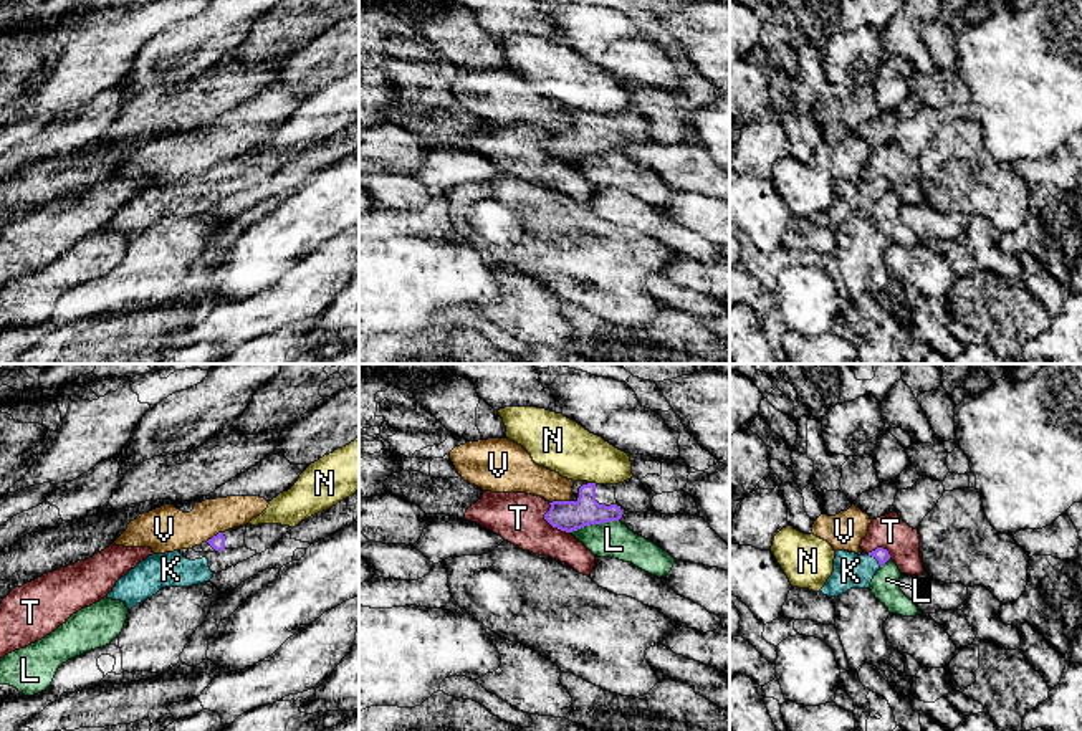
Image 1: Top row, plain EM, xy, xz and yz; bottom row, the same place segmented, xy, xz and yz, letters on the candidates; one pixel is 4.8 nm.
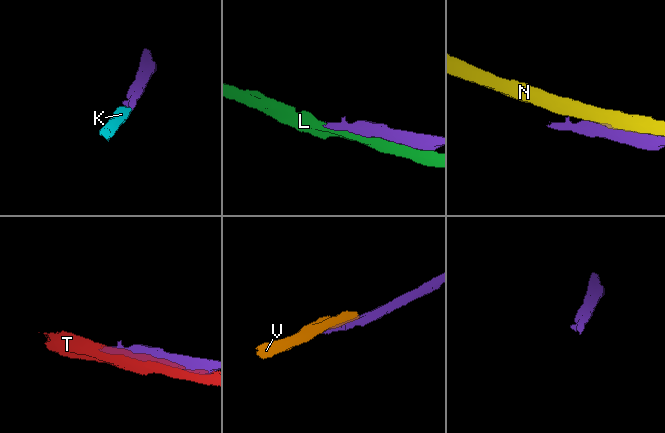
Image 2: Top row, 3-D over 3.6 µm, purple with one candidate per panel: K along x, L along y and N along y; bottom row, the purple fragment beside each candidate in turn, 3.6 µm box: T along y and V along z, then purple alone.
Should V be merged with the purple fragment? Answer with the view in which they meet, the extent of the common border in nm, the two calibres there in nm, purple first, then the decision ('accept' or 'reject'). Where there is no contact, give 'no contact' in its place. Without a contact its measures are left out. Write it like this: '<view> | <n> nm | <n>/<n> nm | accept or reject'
xz | 110 nm | 150/190 nm | reject

